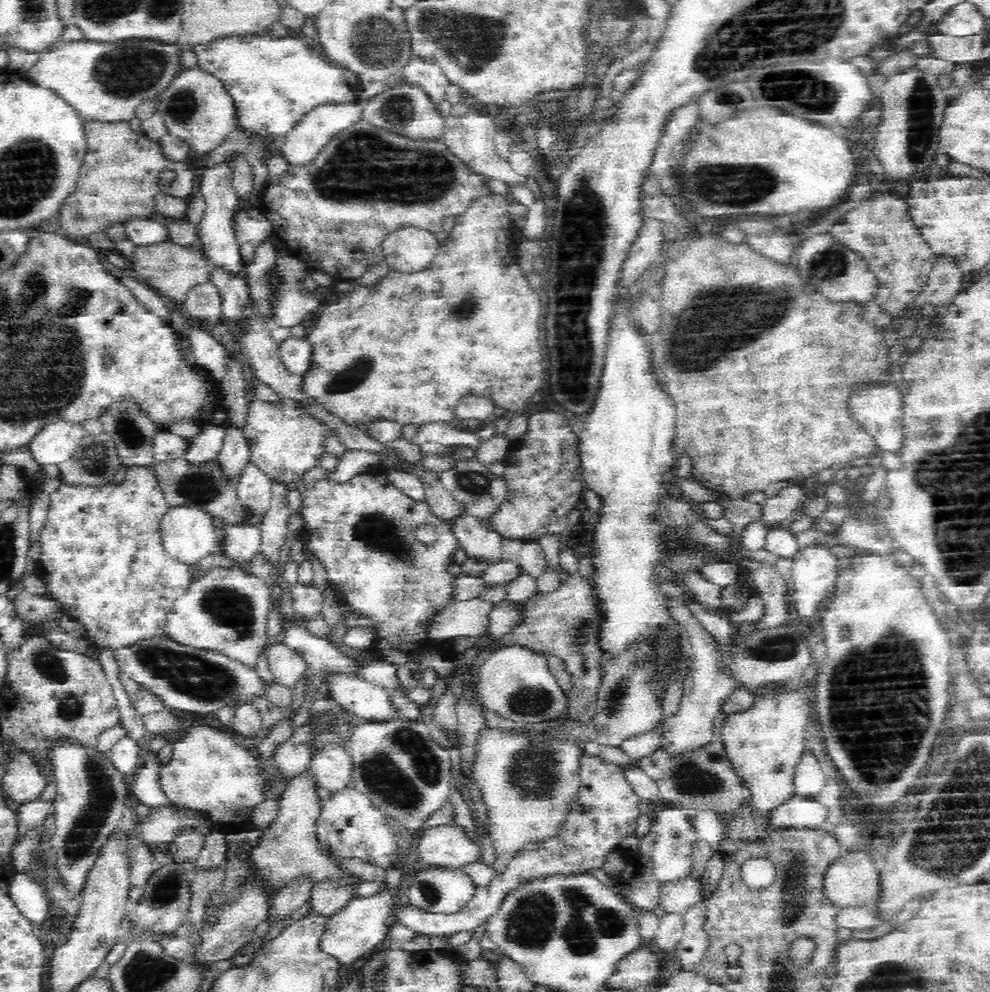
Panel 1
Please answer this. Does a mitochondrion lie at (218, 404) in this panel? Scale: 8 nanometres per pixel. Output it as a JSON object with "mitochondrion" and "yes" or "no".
{"mitochondrion":"no"}

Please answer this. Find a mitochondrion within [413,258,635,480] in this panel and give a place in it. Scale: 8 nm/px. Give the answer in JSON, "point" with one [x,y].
{"point":[463,310]}

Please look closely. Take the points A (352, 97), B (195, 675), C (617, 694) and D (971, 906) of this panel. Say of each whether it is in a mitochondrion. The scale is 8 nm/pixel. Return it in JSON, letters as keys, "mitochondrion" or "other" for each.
{"A":"other","B":"mitochondrion","C":"mitochondrion","D":"other"}

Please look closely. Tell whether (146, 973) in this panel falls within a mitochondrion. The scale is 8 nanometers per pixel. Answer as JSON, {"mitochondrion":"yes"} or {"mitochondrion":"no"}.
{"mitochondrion":"yes"}

